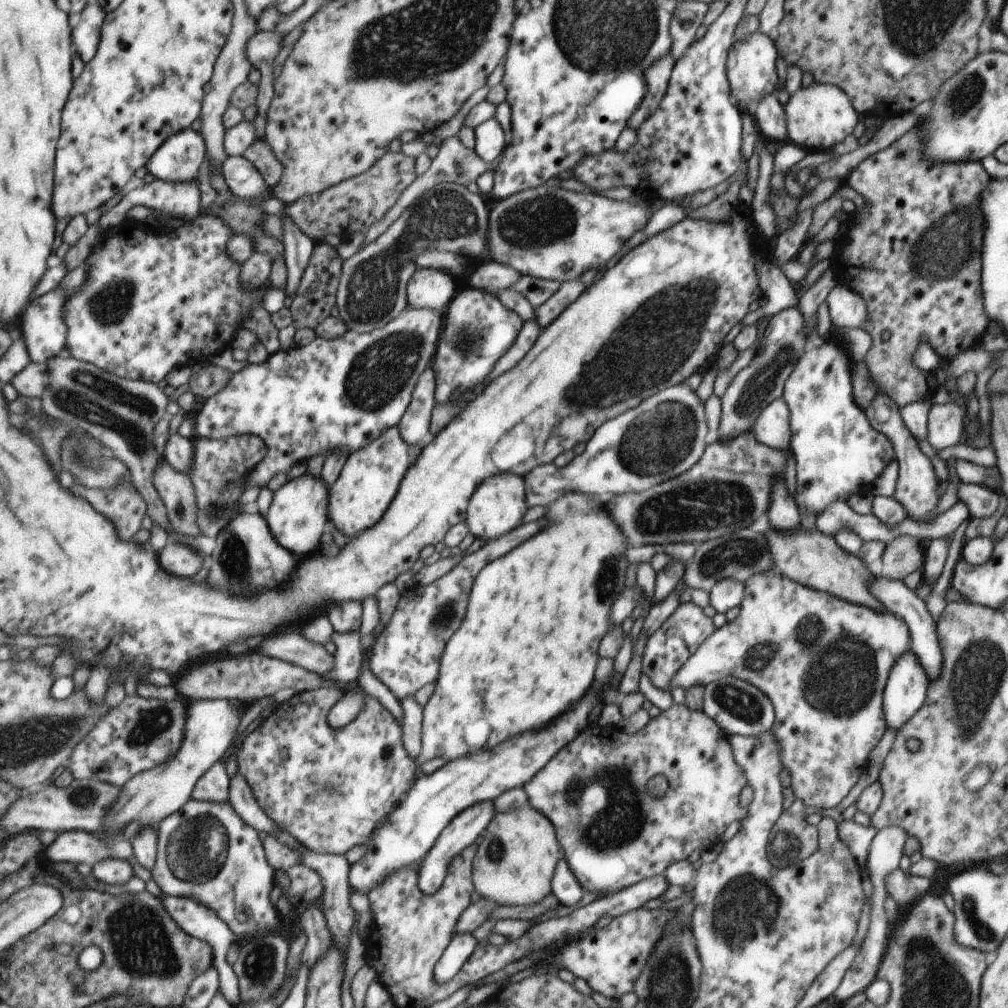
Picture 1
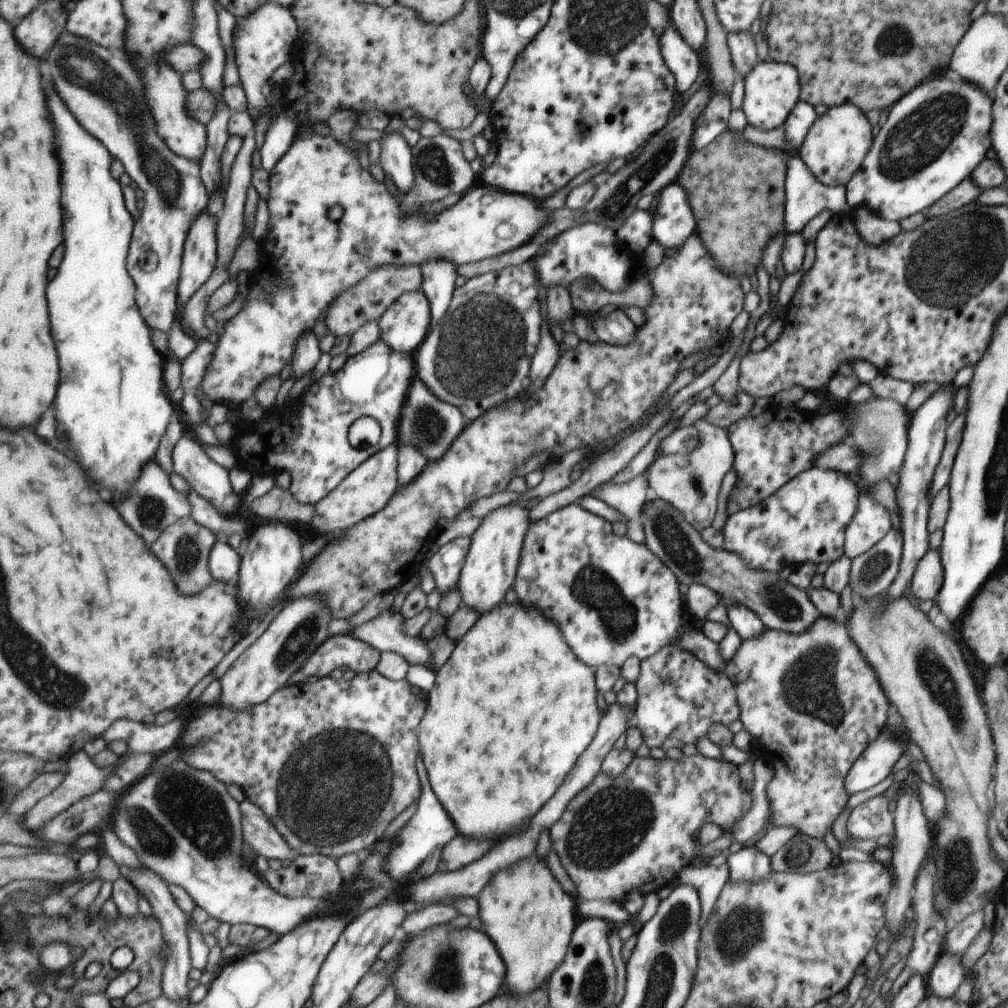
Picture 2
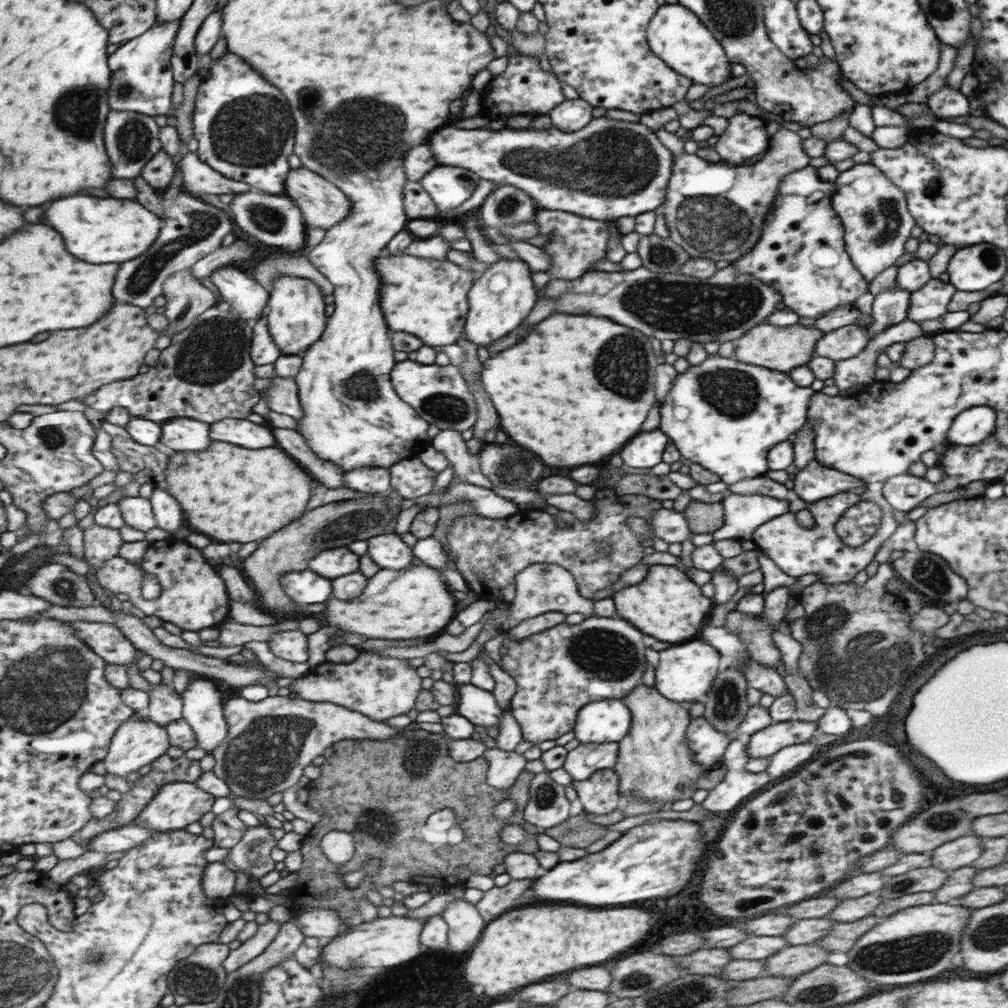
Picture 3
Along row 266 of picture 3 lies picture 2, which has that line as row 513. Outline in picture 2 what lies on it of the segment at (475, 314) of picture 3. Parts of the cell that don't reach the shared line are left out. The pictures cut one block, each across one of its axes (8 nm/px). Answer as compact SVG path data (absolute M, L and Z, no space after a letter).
M520 503L500 506L489 511L469 534L468 549L456 583L461 594L460 606L477 609L478 617L501 606L505 590L515 578L515 566L528 530L527 511Z

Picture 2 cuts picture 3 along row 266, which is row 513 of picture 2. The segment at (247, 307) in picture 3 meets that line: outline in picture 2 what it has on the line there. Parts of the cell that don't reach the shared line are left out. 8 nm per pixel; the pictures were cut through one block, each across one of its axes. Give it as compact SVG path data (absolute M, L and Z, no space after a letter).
M190 432L184 434L175 445L171 455L174 458L175 471L189 481L191 488L195 489L209 502L212 502L213 506L221 513L226 515L237 514L235 510L239 508L239 501L244 499L243 495L235 493L235 490L233 490L233 484L231 484L231 478L229 478L229 469L217 464L215 460L211 460L196 437Z

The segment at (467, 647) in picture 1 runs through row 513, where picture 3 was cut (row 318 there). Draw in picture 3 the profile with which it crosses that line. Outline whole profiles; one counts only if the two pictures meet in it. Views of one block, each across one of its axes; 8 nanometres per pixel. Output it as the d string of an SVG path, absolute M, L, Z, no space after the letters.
M553 314L515 346L480 364L480 382L497 410L501 430L547 466L583 466L615 454L639 432L655 398L655 356L642 332L601 316Z

